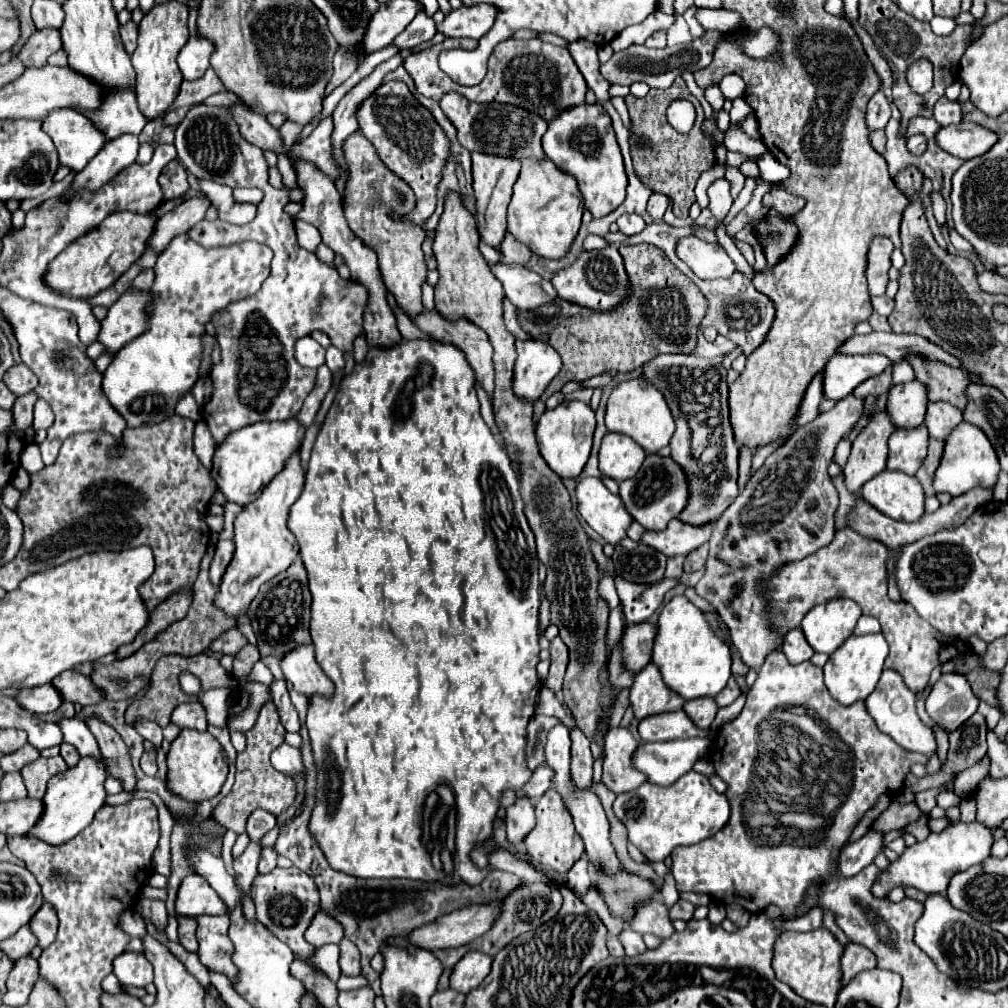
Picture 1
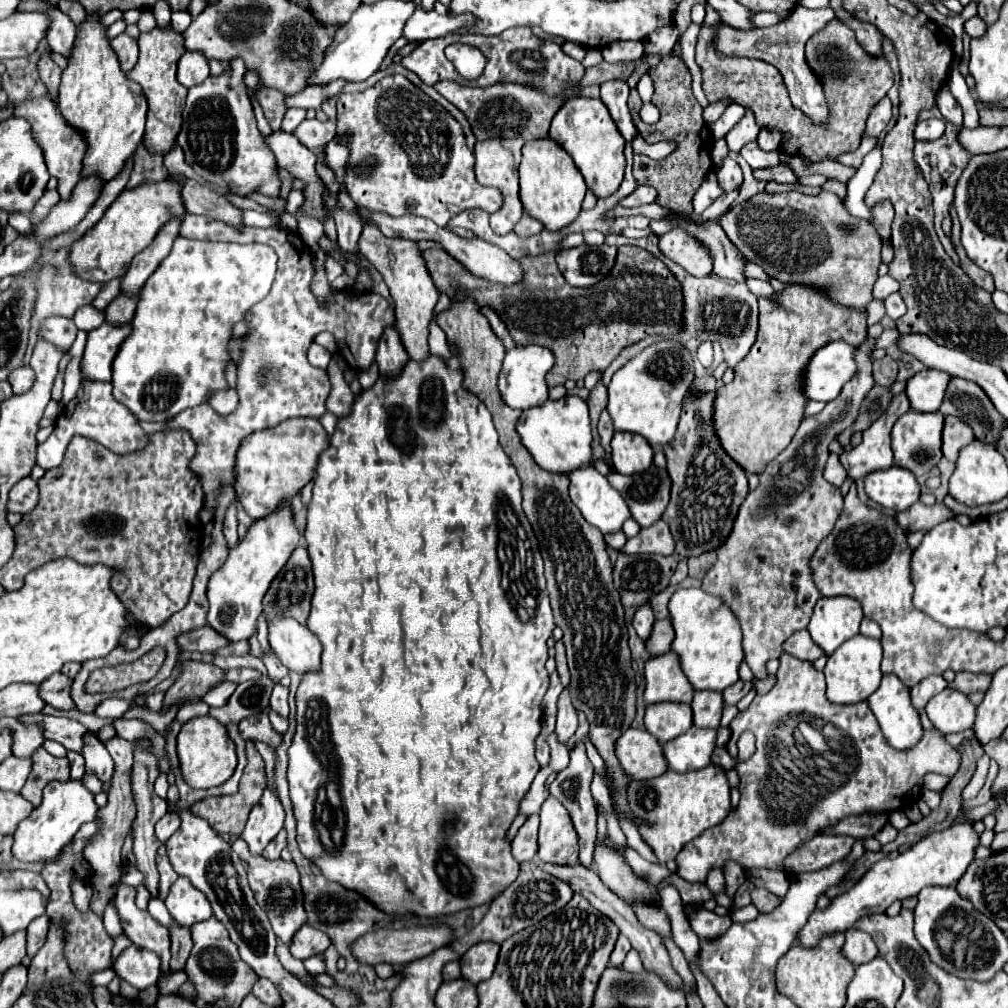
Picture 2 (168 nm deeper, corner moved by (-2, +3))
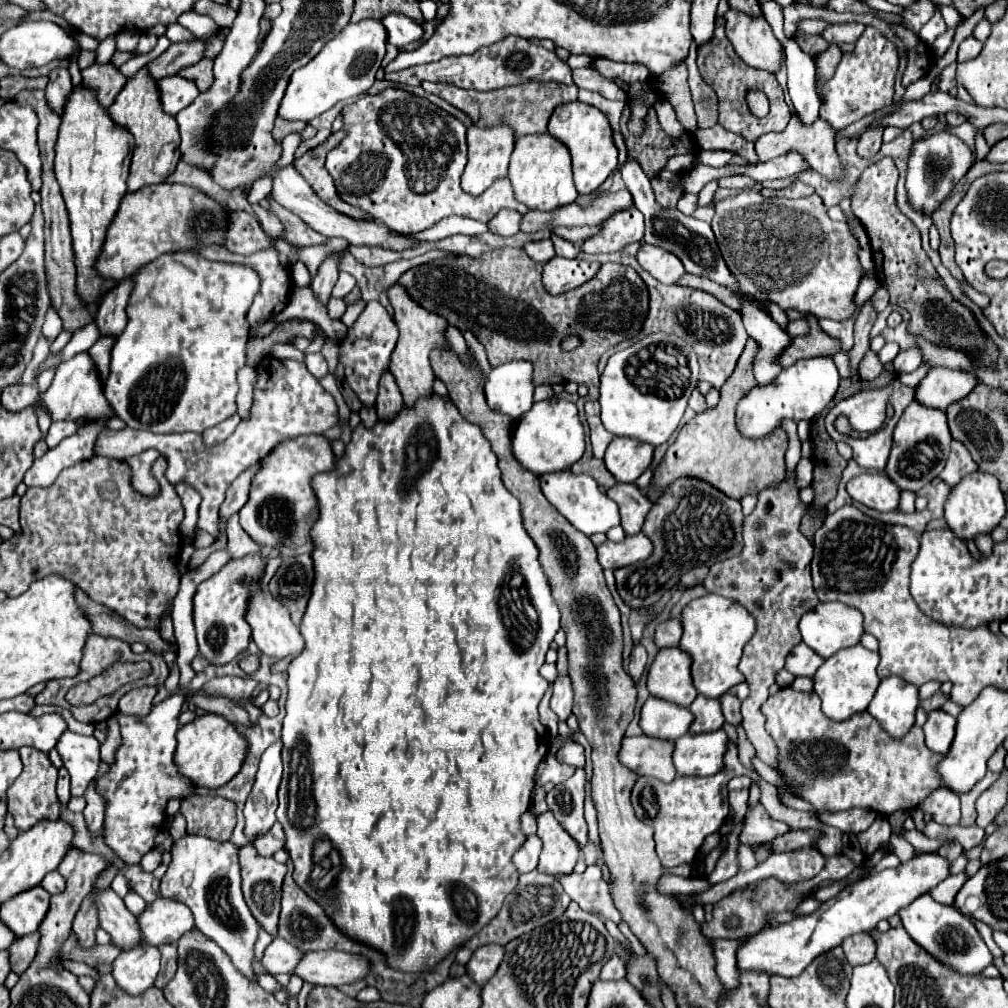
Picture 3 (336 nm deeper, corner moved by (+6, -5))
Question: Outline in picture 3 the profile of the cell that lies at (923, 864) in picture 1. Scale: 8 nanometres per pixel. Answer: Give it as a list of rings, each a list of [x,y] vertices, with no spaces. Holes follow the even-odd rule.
[[[921,853],[895,869],[871,871],[867,877],[859,879],[857,883],[837,893],[833,899],[825,901],[815,913],[793,919],[783,925],[769,927],[749,937],[737,951],[737,967],[767,971],[769,975],[795,977],[817,955],[841,945],[845,937],[873,931],[881,919],[897,915],[899,909],[907,907],[921,893],[929,893],[935,885],[949,877],[949,869],[951,861],[947,857],[941,857],[939,853]]]

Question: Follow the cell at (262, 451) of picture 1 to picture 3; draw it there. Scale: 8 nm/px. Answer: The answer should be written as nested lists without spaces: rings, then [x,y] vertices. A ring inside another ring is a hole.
[[[301,435],[277,443],[263,459],[251,481],[249,501],[239,511],[241,527],[255,539],[257,545],[281,547],[285,557],[297,557],[311,551],[309,529],[317,519],[317,501],[311,489],[311,477],[329,471],[335,455],[323,435]]]

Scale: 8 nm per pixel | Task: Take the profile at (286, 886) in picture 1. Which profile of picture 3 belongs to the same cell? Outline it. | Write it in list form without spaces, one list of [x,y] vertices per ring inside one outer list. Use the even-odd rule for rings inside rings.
[[[243,845],[237,851],[239,855],[239,867],[241,867],[241,879],[243,879],[243,895],[245,901],[253,913],[253,917],[261,923],[261,927],[269,933],[269,935],[277,935],[277,923],[279,923],[279,913],[281,913],[281,885],[283,885],[283,877],[285,877],[285,865],[273,861],[271,857],[261,857],[257,855],[257,851],[253,849],[253,845]]]

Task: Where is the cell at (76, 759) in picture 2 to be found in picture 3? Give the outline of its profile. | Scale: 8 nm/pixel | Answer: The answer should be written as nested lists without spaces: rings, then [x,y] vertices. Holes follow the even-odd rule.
[[[65,767],[59,769],[59,781],[57,781],[57,797],[61,801],[61,809],[67,807],[67,801],[69,801],[69,773]]]

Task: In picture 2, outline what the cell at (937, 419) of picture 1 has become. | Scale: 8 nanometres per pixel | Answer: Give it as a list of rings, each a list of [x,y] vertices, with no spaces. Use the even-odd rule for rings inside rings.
[[[945,417],[945,427],[943,427],[943,455],[955,463],[959,457],[959,451],[973,441],[973,431],[969,425],[959,421],[957,417]]]

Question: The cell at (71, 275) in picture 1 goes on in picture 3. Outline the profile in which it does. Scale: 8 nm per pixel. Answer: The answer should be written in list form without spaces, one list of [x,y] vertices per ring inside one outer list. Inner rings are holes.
[[[179,183],[145,185],[139,191],[127,193],[107,229],[105,243],[95,261],[95,271],[111,281],[121,281],[135,275],[143,265],[157,259],[161,253],[197,249],[197,245],[223,243],[225,207],[209,199],[201,191]]]

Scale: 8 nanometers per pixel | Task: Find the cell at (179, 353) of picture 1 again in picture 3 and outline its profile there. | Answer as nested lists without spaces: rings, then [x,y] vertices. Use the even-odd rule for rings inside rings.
[[[173,251],[157,257],[135,273],[133,293],[127,305],[129,323],[111,351],[111,369],[105,379],[105,397],[129,427],[151,433],[183,433],[205,429],[235,413],[237,369],[245,365],[249,325],[245,313],[259,293],[261,279],[247,265],[209,261],[193,251]]]

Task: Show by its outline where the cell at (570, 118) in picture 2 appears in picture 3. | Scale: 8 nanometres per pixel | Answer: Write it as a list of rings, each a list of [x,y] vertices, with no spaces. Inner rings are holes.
[[[573,101],[573,103],[565,103],[557,107],[549,119],[549,133],[569,149],[571,161],[573,161],[575,187],[581,195],[597,191],[615,171],[619,153],[613,143],[609,119],[597,107],[581,103],[581,101]]]

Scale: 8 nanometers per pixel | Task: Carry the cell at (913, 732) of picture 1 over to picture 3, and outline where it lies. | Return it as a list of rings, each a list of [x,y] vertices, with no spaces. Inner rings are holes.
[[[887,677],[879,683],[867,711],[879,721],[889,737],[903,739],[915,723],[917,705],[915,685],[905,685],[899,677]]]

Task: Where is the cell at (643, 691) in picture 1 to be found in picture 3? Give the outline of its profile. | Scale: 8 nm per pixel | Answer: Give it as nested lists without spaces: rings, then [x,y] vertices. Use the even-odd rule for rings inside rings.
[[[677,647],[661,649],[647,673],[647,689],[653,697],[671,701],[681,707],[689,707],[697,697],[689,673],[689,655]]]

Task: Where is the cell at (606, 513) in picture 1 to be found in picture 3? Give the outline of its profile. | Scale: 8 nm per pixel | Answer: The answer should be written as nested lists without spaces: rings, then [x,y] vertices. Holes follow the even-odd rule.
[[[557,471],[541,477],[543,495],[555,505],[555,509],[581,533],[607,533],[611,527],[619,525],[619,509],[613,499],[599,491],[599,485],[589,475],[573,475],[571,471]]]

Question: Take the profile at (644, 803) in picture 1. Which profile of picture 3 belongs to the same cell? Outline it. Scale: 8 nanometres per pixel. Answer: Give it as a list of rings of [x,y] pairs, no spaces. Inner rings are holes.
[[[731,740],[728,742],[728,750],[724,755],[725,771],[715,773],[711,777],[675,777],[671,783],[661,783],[659,779],[653,777],[639,777],[637,783],[633,785],[631,791],[631,805],[635,809],[635,815],[639,821],[651,825],[655,829],[655,843],[657,843],[657,855],[661,865],[665,869],[691,863],[703,845],[705,837],[713,831],[717,831],[723,821],[729,815],[729,803],[727,803],[727,783],[731,777],[746,775],[751,777],[752,783],[757,783],[761,787],[761,803],[769,811],[773,819],[785,821],[791,829],[821,829],[823,837],[817,841],[817,847],[821,847],[821,853],[825,857],[837,857],[841,853],[841,837],[843,833],[835,827],[823,825],[819,819],[815,819],[811,813],[805,811],[795,811],[787,805],[783,805],[777,799],[777,791],[773,789],[771,783],[763,780],[756,772],[745,769],[739,763],[738,750]],[[653,799],[657,803],[657,813],[653,813]]]

